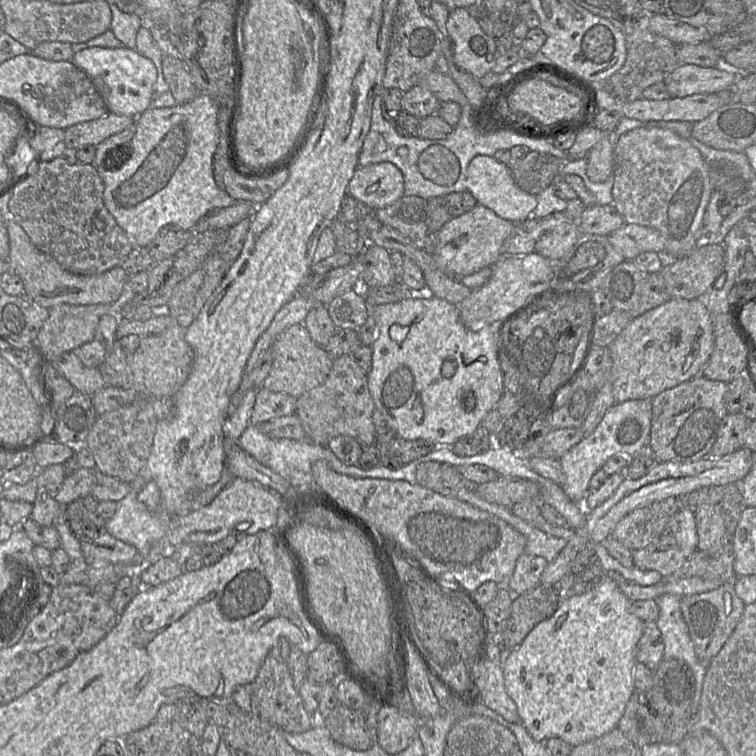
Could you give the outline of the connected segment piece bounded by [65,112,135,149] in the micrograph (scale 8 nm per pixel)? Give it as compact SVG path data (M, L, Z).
M108 112L105 116L77 123L65 129L67 148L78 149L85 145L98 145L111 135L134 124L133 117Z

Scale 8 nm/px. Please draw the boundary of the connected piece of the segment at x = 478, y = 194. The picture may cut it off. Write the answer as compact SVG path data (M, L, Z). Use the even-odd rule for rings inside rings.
M477 155L467 167L466 188L479 205L491 209L499 217L512 223L529 218L537 206L537 195L522 190L515 182L509 167L493 156Z

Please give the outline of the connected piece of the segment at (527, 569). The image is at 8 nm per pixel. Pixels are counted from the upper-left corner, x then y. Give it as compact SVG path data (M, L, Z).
M522 553L518 557L514 571L505 585L515 596L534 589L540 584L540 577L548 563L541 556Z

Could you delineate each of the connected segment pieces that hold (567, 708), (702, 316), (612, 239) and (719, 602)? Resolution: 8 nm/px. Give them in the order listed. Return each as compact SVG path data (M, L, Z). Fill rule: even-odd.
M603 573L603 577L591 585L585 592L566 596L554 614L538 623L524 638L522 643L511 649L511 653L503 666L503 675L507 694L515 702L521 724L536 742L545 742L549 738L560 738L572 747L600 738L618 726L618 722L623 716L624 710L631 695L635 690L634 667L636 664L636 646L642 636L644 622L629 610L627 596L620 590L619 585L613 579Z
M670 298L664 304L632 318L608 347L612 359L611 384L615 403L652 399L701 375L713 349L712 315L704 299Z
M625 223L607 235L610 244L625 258L633 260L644 252L665 252L666 241L656 229L638 224Z
M724 583L708 592L681 597L680 608L697 657L710 663L741 620L745 604L735 593L733 583Z

